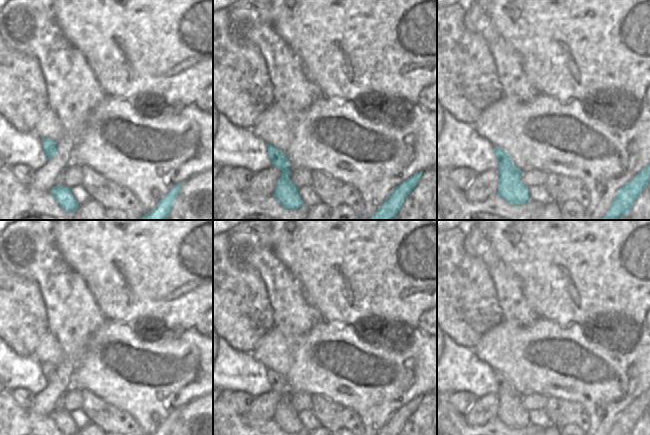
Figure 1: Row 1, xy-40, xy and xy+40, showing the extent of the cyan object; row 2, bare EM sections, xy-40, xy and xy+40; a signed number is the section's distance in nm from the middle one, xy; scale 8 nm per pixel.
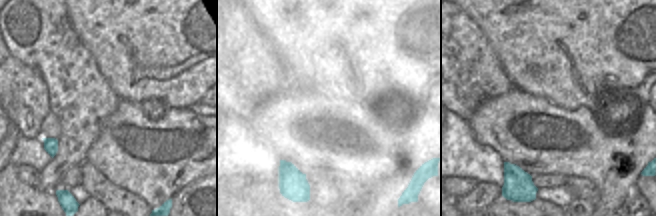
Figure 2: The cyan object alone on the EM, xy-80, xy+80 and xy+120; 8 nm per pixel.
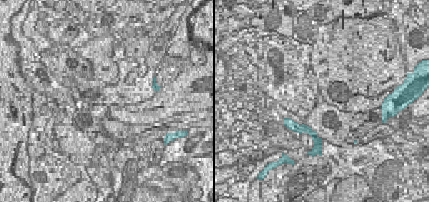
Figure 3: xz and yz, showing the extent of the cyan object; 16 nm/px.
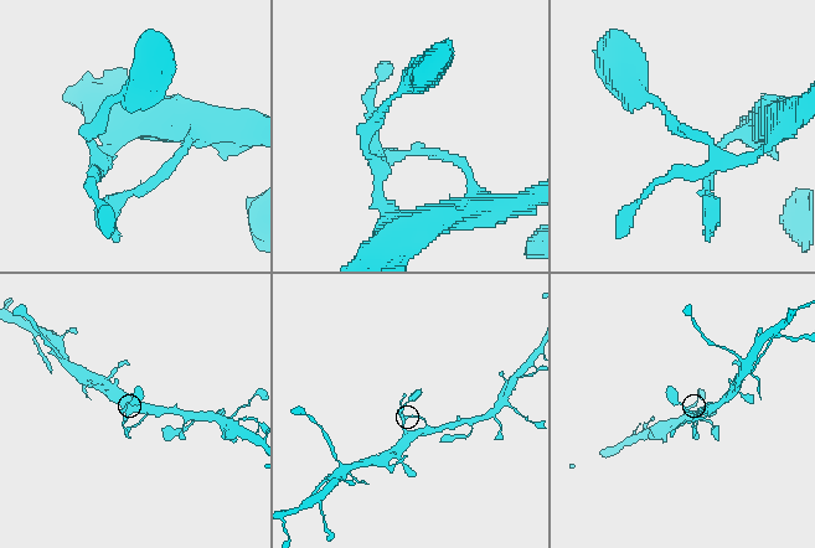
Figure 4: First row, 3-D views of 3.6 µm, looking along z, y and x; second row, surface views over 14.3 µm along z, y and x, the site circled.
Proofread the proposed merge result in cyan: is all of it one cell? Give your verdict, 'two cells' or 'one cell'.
one cell

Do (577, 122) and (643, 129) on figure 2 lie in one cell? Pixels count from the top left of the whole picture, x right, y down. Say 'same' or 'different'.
same

